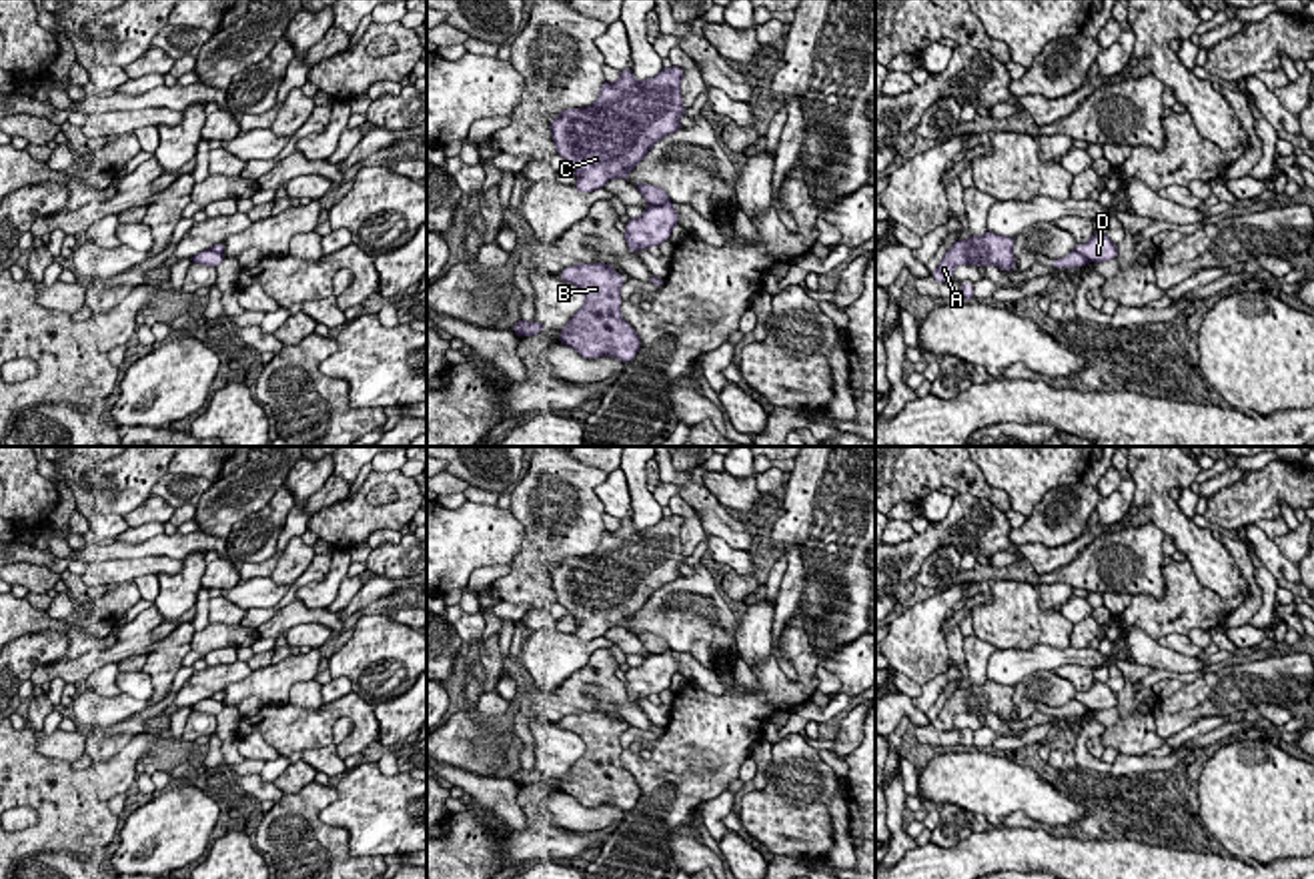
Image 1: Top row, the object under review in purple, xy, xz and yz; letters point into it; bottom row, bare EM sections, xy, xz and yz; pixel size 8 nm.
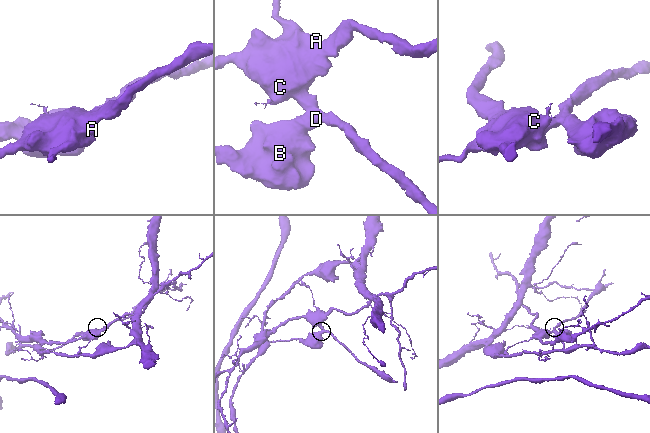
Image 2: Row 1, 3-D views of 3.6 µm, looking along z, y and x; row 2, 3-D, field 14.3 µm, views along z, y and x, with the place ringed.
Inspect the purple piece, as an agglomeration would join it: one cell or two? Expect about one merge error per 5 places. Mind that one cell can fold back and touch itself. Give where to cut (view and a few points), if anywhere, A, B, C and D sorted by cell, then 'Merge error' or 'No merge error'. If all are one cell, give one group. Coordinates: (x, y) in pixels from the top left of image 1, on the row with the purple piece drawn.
Split along xz (670, 199), (649, 207). Groups: A C / B D. Merge error

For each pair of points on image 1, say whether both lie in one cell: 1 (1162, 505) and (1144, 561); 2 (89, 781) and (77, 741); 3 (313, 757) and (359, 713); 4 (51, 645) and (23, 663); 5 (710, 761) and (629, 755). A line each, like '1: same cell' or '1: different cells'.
1: different cells
2: different cells
3: different cells
4: same cell
5: same cell

